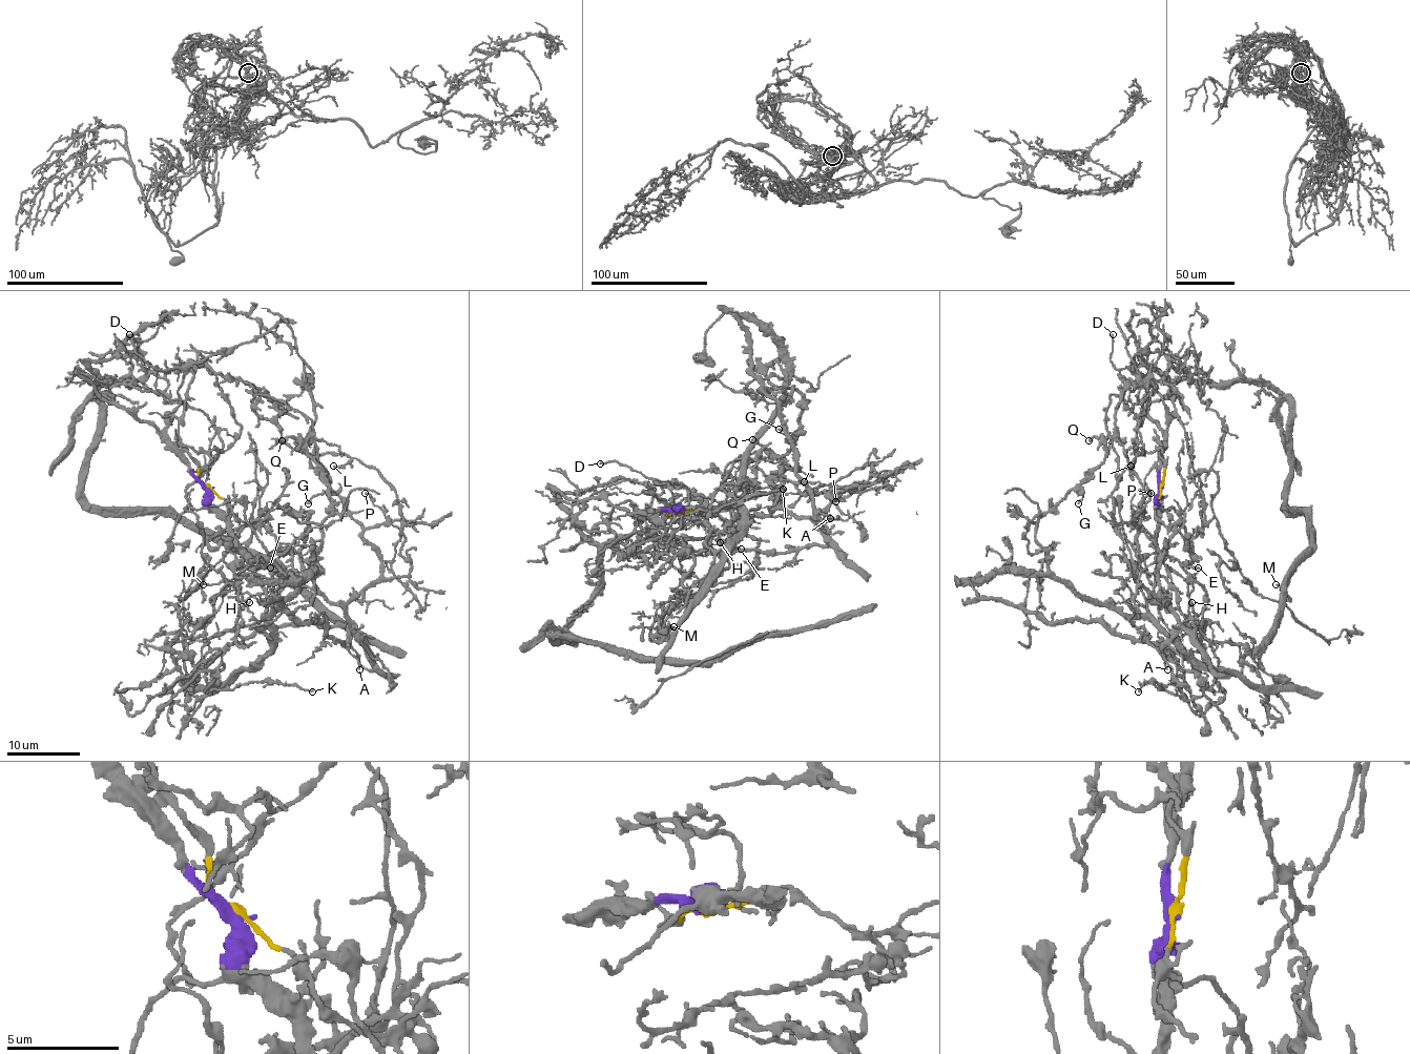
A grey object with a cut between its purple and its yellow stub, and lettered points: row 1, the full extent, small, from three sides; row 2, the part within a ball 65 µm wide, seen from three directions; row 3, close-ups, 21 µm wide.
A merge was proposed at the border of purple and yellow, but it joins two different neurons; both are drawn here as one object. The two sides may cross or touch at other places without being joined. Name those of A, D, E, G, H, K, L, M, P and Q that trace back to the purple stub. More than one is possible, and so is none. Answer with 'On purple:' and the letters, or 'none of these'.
On purple: D, G, Q

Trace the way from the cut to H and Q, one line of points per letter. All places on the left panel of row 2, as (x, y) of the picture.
H: (206, 486), (250, 525), (263, 525), (290, 548), (302, 570), (355, 628), (263, 625), (248, 608), (250, 601)
Q: (206, 486), (211, 509), (261, 586), (267, 614), (311, 570), (331, 515), (324, 471), (290, 437), (282, 441)

